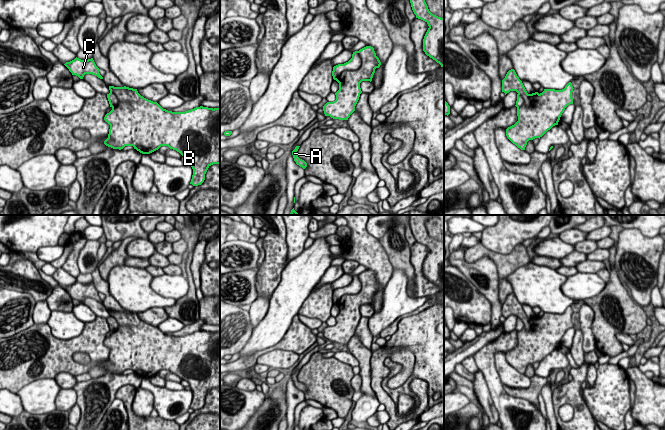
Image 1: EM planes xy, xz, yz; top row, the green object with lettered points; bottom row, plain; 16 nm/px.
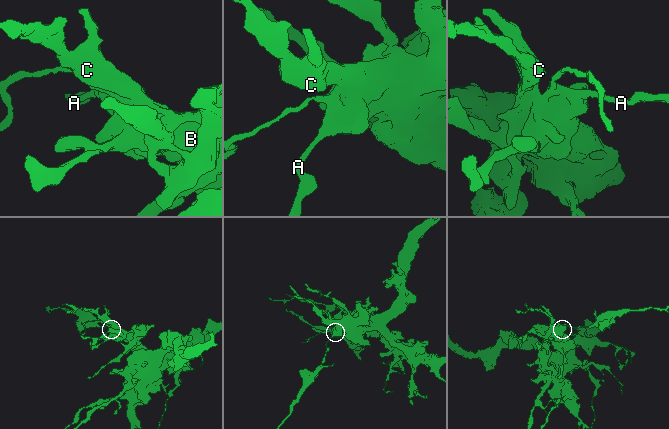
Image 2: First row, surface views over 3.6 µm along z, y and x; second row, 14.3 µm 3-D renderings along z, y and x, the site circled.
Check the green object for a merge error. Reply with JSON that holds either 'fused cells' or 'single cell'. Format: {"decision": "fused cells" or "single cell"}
{"decision": "fused cells"}

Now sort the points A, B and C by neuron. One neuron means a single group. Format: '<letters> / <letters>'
A / B C

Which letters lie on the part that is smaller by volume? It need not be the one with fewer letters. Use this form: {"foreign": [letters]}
{"foreign": ["A"]}

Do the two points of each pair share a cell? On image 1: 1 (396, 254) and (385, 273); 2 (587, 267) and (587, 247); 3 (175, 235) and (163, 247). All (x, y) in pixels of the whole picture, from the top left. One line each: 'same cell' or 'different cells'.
1: different cells
2: same cell
3: same cell

